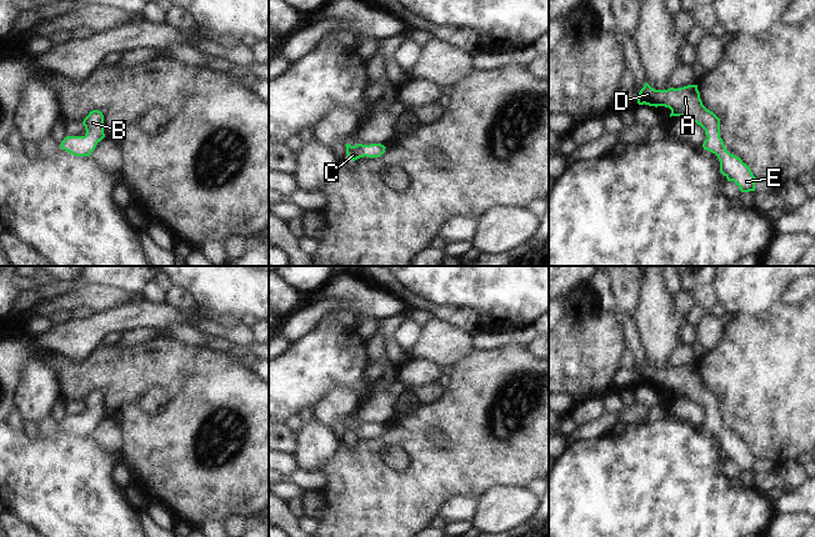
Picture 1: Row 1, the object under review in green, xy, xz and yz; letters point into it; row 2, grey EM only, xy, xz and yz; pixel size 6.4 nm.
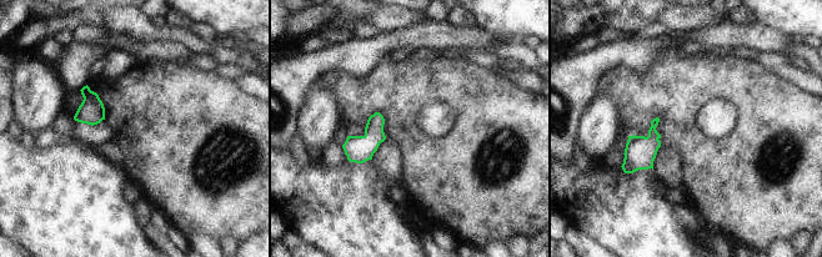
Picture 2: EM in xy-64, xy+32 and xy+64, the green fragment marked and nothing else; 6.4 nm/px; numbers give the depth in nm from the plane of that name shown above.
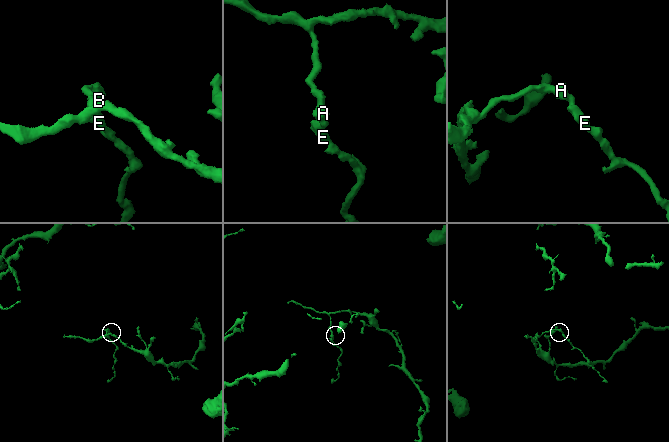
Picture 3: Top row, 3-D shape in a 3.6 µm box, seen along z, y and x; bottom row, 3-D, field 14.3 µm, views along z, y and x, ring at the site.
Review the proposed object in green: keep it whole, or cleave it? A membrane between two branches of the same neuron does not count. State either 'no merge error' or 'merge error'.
no merge error

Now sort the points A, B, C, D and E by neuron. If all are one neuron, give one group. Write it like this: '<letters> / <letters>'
A B C D E

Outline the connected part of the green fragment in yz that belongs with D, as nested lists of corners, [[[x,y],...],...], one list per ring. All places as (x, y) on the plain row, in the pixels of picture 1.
[[[648,362],[636,376],[639,385],[665,386],[671,390],[671,396],[682,396],[696,402],[705,410],[704,430],[715,433],[720,441],[720,452],[734,461],[741,472],[755,471],[758,458],[742,440],[730,433],[720,417],[720,398],[708,390],[700,378],[698,365],[668,370],[655,370]]]

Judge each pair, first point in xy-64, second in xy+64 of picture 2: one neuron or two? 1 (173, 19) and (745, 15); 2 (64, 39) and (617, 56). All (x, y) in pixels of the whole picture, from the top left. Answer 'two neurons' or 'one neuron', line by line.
1: one neuron
2: two neurons

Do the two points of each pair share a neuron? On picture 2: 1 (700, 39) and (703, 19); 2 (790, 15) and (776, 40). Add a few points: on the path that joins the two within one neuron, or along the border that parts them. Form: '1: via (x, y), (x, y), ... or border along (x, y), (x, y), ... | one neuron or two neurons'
1: border along (727, 19), (720, 23), (678, 30), (673, 34) | two neurons
2: border along (755, 20), (797, 40) | two neurons

